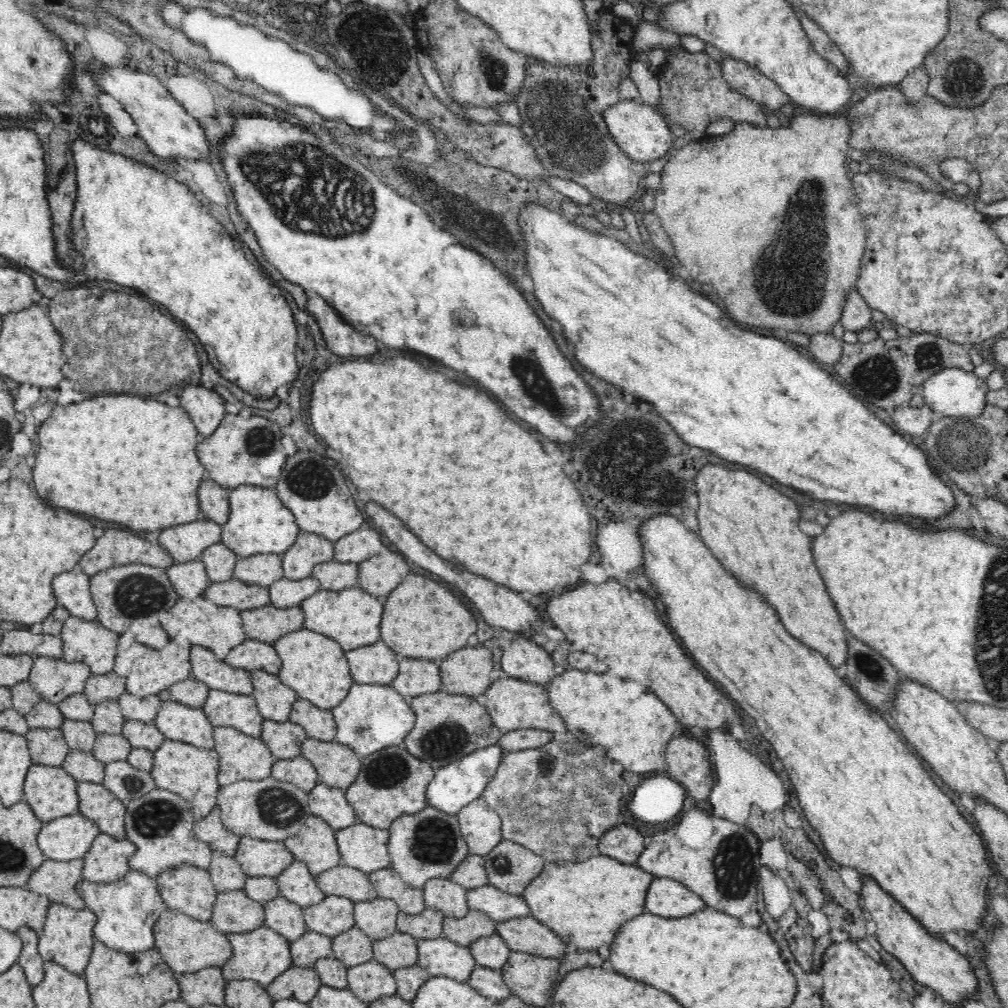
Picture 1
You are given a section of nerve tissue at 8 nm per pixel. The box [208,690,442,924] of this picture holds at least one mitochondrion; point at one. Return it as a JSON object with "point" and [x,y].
{"point":[279,808]}

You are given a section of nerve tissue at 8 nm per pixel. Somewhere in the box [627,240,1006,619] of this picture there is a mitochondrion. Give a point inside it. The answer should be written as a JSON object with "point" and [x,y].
{"point":[955,444]}

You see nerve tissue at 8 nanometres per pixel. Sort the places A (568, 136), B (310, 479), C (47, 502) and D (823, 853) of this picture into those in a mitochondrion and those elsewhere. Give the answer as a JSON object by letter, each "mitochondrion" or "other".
{"A":"mitochondrion","B":"mitochondrion","C":"other","D":"other"}

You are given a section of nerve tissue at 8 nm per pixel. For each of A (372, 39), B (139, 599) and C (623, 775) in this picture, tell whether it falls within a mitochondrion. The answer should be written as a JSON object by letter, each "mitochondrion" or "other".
{"A":"mitochondrion","B":"mitochondrion","C":"other"}

